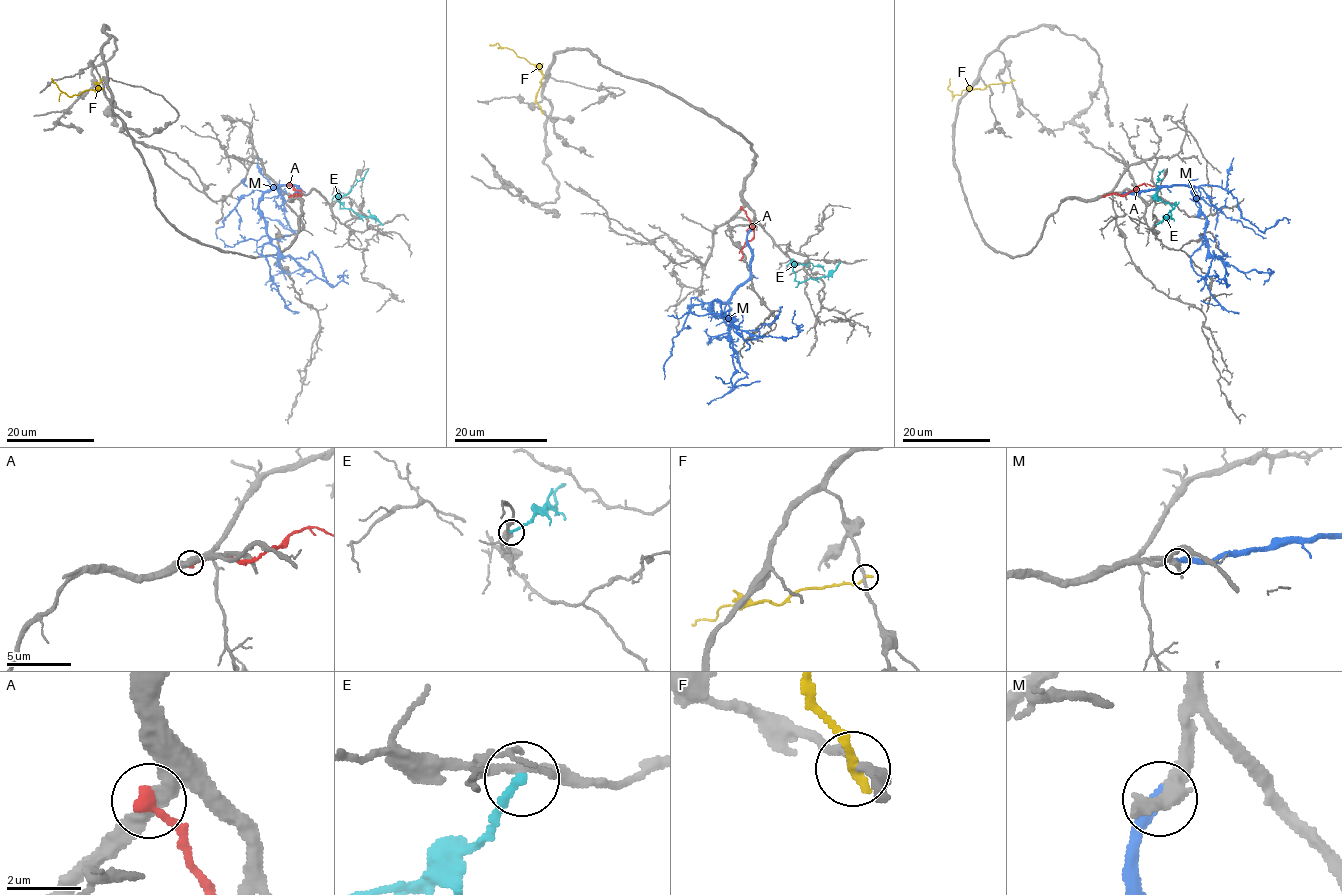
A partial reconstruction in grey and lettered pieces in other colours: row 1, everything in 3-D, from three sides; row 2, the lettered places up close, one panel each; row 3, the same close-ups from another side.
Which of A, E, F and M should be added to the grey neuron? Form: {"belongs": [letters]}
{"belongs": ["M"]}

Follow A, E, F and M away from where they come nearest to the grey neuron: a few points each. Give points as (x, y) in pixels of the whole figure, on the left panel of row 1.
A: (289, 195), (301, 193), (289, 183), (289, 186)
E: (383, 225), (371, 216), (357, 215), (340, 206), (339, 200), (369, 169)
F: (100, 81), (95, 83), (101, 89), (85, 89), (69, 96), (51, 78)
M: (298, 193), (294, 185), (278, 185), (264, 194), (258, 205), (266, 235), (280, 256), (333, 285), (340, 279)

